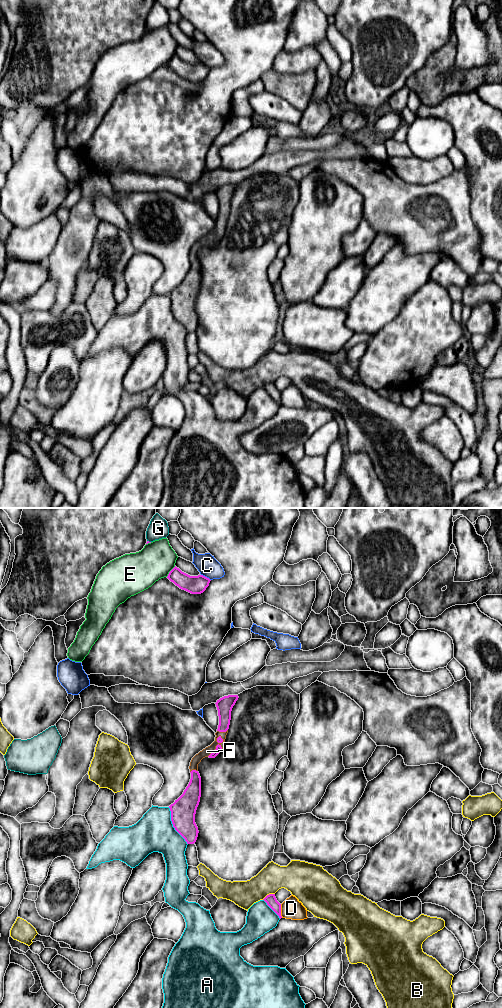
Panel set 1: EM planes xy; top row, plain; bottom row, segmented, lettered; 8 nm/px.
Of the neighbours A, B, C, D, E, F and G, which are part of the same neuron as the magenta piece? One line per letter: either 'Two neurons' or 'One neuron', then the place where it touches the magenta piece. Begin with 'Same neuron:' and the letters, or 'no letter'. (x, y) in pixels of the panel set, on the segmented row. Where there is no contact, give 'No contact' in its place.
Same neuron: F
A: Two neurons. Touches magenta at xy (173, 826)
B: Two neurons. Touches magenta at xy (269, 894)
C: Two neurons. Touches magenta at xy (206, 577)
D: Two neurons. Touches magenta at xy (280, 911)
E: Two neurons. Touches magenta at xy (170, 571)
F: One neuron. Touches magenta at xy (216, 746)
G: Two neurons. Touches magenta at xy (148, 541)

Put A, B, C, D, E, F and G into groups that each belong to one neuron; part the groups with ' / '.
A / B / C / D / E / F / G

